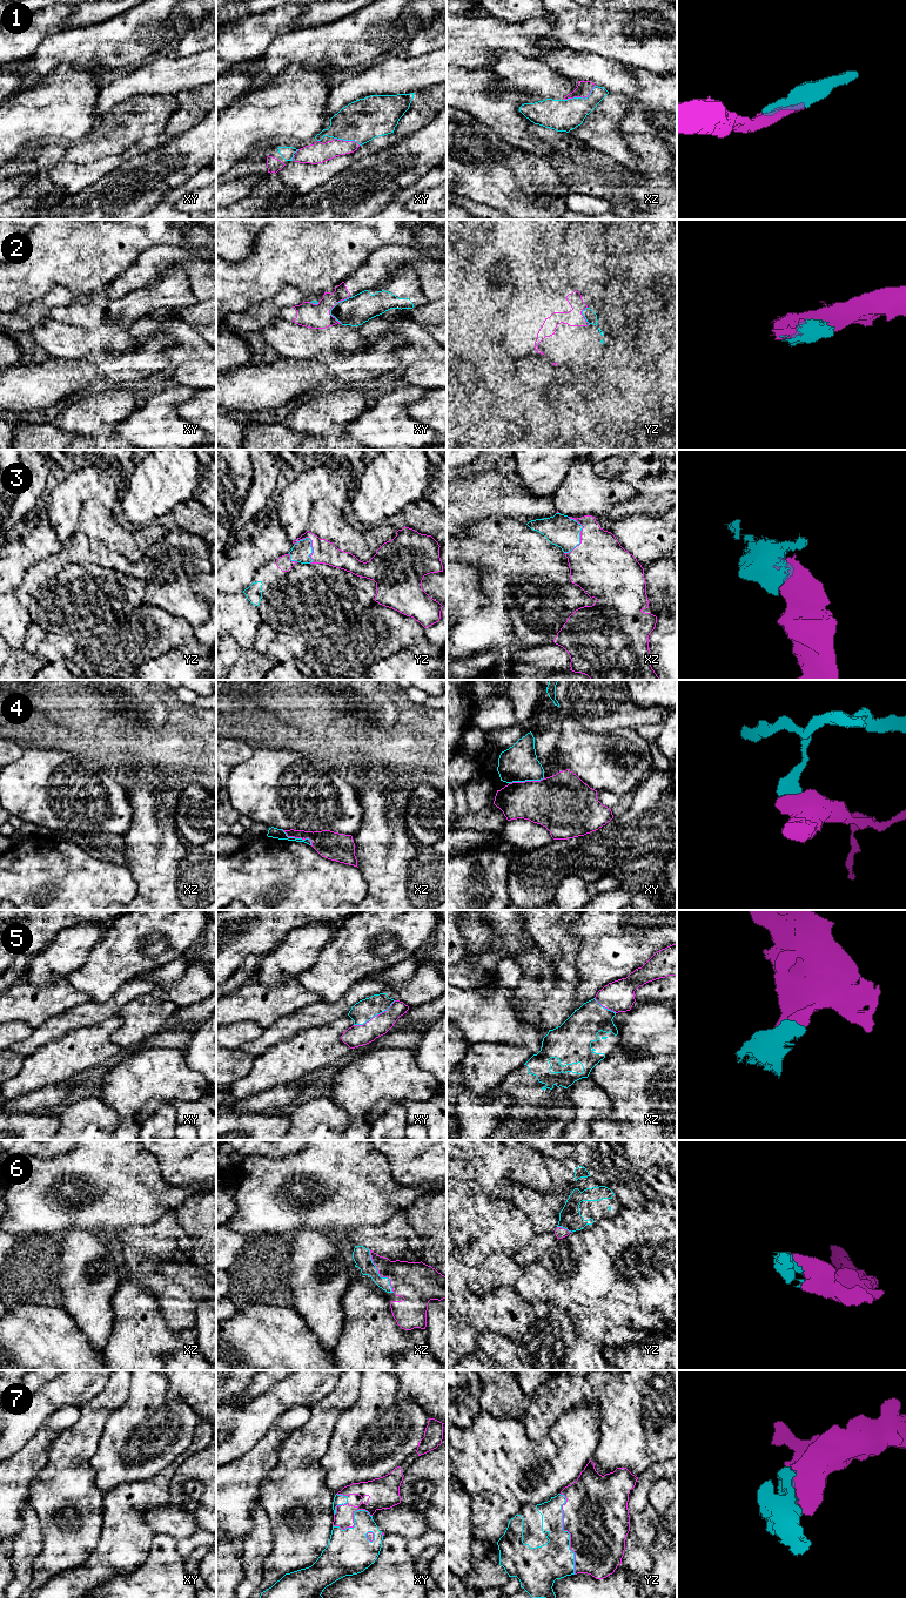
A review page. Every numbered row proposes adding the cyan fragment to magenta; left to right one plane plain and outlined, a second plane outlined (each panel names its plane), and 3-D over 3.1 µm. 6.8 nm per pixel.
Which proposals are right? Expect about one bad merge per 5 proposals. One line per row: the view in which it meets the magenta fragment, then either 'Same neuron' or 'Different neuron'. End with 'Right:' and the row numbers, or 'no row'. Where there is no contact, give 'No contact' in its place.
1: Touches magenta in xz. Same neuron
2: Touches magenta in xy. Different neuron
3: Touches magenta in xz. Same neuron
4: Touches magenta in xz. Different neuron
5: Touches magenta in xy. Same neuron
6: Touches magenta in xz. Same neuron
7: Touches magenta in yz. Same neuron
Right: 1, 3, 5, 6, 7

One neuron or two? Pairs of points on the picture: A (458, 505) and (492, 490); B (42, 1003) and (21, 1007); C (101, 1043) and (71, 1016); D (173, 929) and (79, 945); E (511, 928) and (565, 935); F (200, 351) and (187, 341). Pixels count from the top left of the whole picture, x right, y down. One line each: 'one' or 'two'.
A: one
B: one
C: two
D: two
E: two
F: one

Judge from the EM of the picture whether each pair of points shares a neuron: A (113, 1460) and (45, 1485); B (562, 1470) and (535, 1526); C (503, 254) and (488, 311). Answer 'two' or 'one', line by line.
A: two
B: two
C: one

